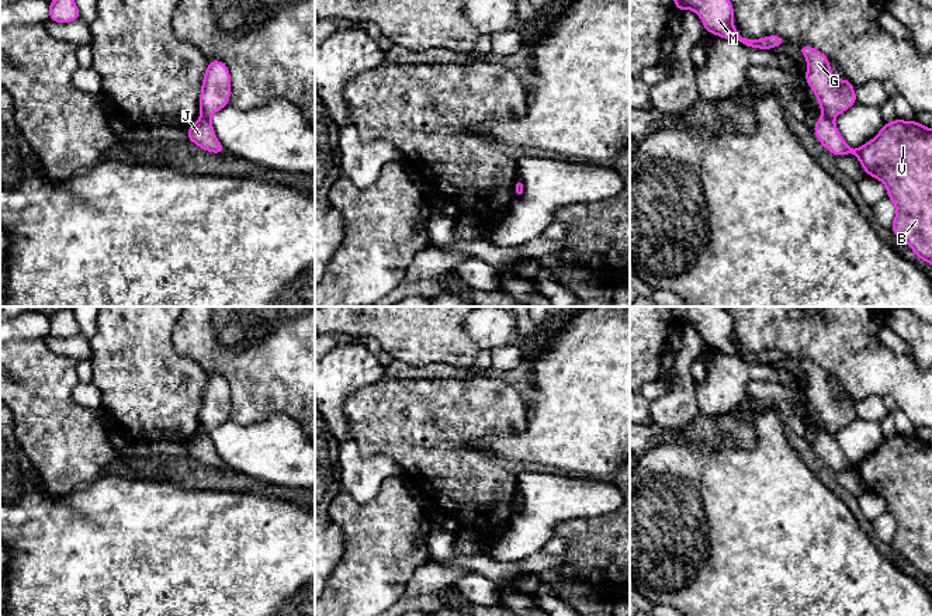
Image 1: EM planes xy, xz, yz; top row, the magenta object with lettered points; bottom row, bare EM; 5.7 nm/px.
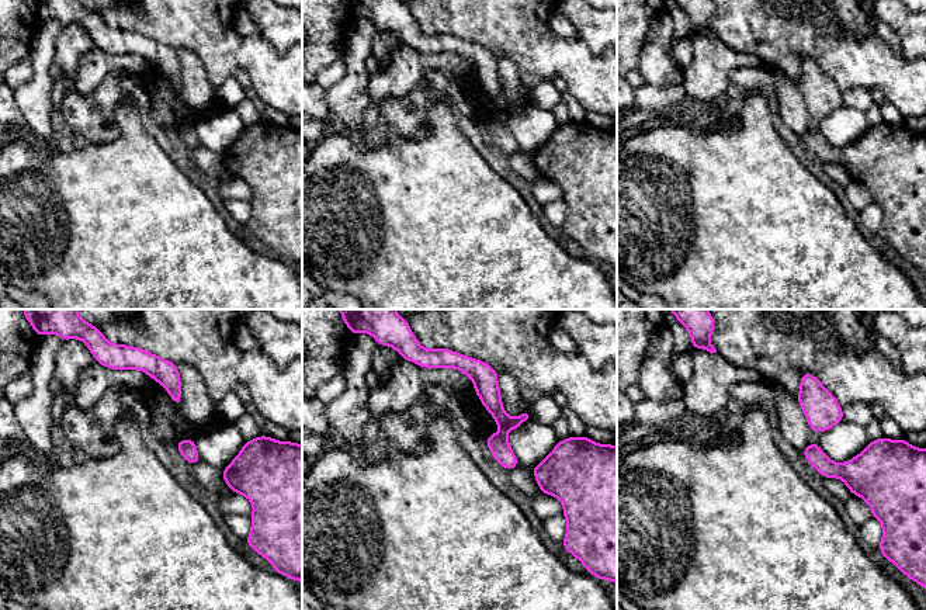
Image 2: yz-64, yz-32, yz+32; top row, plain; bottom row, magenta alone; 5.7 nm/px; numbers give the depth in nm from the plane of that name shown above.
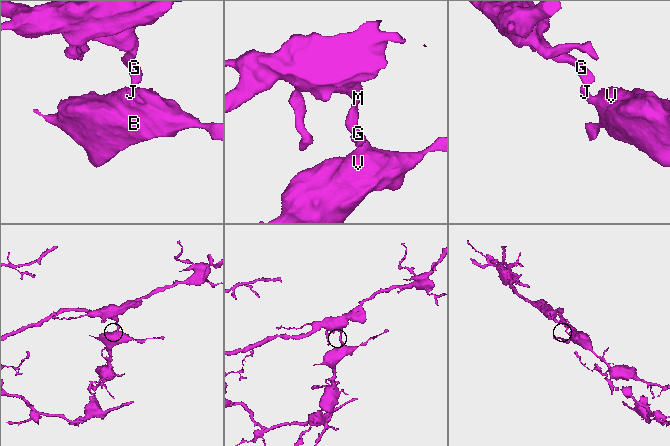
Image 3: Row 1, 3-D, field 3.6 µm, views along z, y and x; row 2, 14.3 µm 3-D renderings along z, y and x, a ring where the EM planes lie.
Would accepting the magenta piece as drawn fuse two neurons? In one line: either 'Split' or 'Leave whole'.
Split

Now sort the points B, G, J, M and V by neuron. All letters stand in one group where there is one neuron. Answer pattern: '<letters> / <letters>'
B J V / G M

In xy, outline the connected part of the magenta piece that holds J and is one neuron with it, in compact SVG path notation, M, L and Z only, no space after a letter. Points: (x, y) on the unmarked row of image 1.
M201 430L188 444L188 456L198 460L202 466L224 468L225 463L215 451L215 444L208 432Z

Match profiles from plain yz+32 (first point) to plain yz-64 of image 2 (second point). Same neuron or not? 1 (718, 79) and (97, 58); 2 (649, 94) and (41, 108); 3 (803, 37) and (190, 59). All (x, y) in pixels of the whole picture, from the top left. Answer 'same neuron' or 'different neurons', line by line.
1: same neuron
2: same neuron
3: different neurons

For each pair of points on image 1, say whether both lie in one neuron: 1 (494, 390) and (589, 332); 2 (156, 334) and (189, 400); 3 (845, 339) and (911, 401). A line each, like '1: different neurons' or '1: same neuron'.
1: different neurons
2: same neuron
3: same neuron

